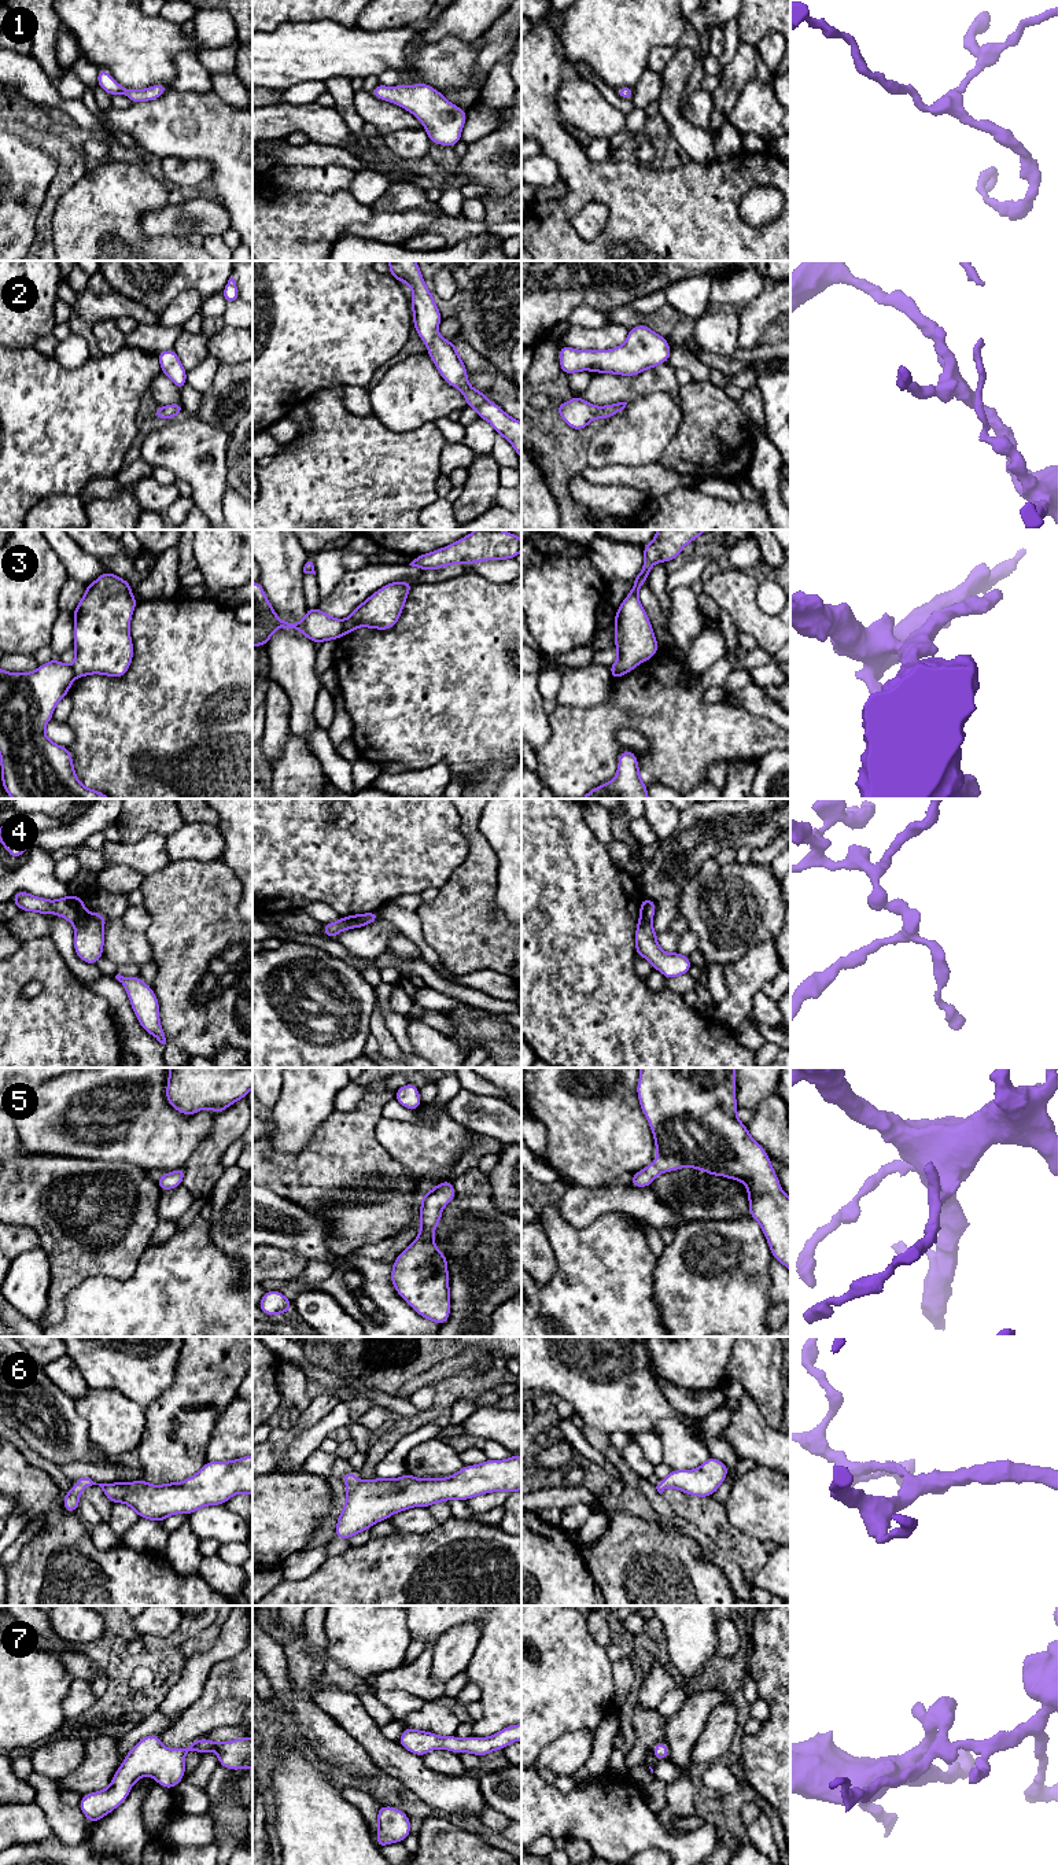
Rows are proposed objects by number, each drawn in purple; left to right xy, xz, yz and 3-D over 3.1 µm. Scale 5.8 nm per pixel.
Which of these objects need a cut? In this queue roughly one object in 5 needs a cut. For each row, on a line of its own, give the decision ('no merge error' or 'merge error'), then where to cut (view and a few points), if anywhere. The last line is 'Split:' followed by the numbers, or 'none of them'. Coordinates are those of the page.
1: no merge error; cut none
2: no merge error; cut none
3: merge error; cut xz (341, 620), (343, 634)
4: merge error; cut xy (88, 913), (73, 922)
5: no merge error; cut none
6: no merge error; cut none
7: no merge error; cut none
Split: 3, 4

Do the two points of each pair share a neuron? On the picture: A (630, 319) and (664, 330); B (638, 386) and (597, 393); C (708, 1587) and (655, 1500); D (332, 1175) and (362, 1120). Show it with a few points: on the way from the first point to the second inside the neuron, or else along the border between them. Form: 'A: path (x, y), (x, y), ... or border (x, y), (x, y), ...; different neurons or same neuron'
A: path (638, 319), (656, 324); same neuron
B: path (629, 387), (607, 389); same neuron
C: border (660, 1519), (671, 1523); different neurons
D: path (345, 1161), (345, 1142), (353, 1134); same neuron

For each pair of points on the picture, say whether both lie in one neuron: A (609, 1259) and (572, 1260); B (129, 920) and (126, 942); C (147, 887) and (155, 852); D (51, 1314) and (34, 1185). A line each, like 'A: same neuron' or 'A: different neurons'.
A: same neuron
B: different neurons
C: different neurons
D: same neuron

